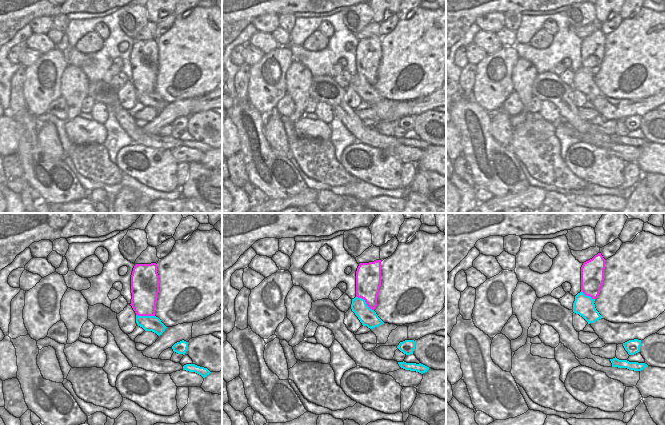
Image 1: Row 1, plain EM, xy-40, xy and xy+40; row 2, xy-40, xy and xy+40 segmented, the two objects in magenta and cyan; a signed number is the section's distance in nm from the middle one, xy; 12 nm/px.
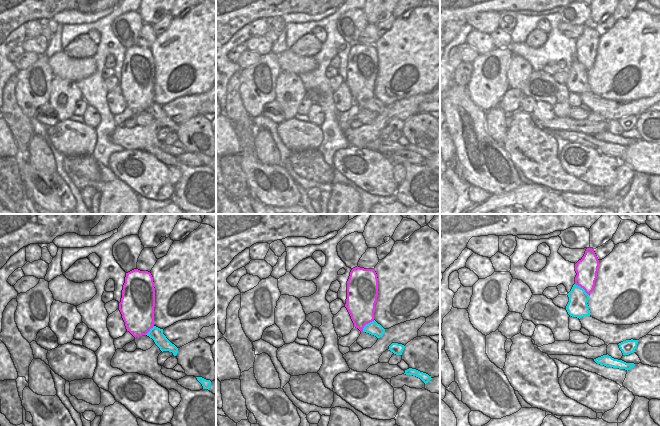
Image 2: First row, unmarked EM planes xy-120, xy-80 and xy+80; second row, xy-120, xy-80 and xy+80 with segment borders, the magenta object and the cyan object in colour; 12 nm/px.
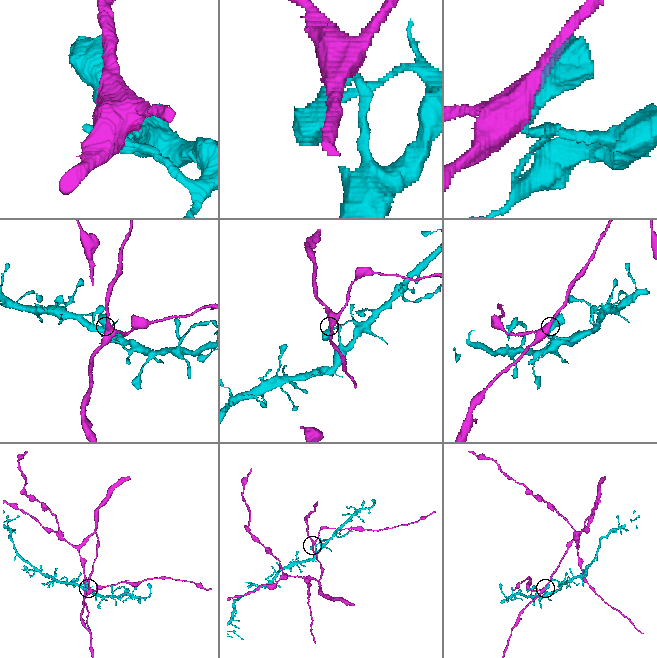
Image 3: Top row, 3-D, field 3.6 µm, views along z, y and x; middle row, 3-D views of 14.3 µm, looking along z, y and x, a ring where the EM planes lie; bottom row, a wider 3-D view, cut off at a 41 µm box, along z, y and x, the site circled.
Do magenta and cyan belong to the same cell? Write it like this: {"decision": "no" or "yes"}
{"decision": "no"}

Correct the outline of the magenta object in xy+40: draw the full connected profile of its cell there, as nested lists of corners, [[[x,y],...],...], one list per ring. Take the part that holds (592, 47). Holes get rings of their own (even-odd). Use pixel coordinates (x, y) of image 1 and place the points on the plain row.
[[[598,29],[581,43],[581,67],[592,75],[600,69],[604,57],[605,35]]]

